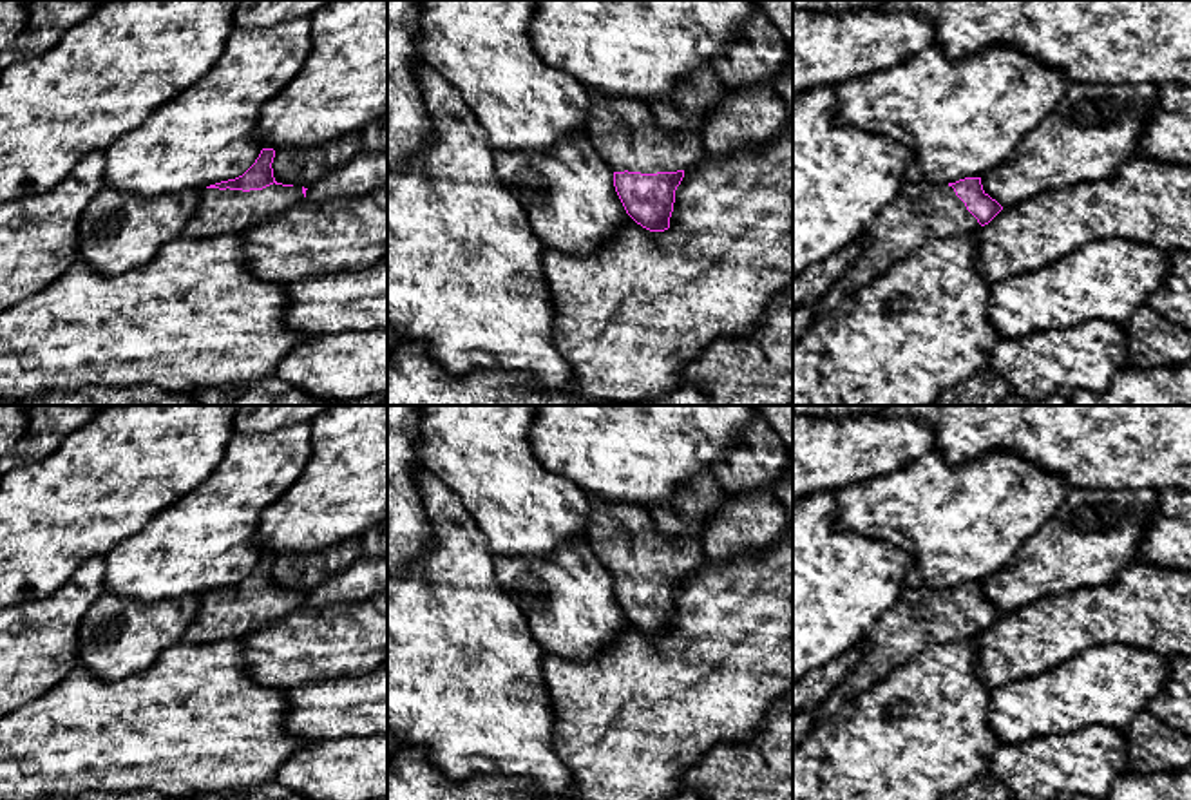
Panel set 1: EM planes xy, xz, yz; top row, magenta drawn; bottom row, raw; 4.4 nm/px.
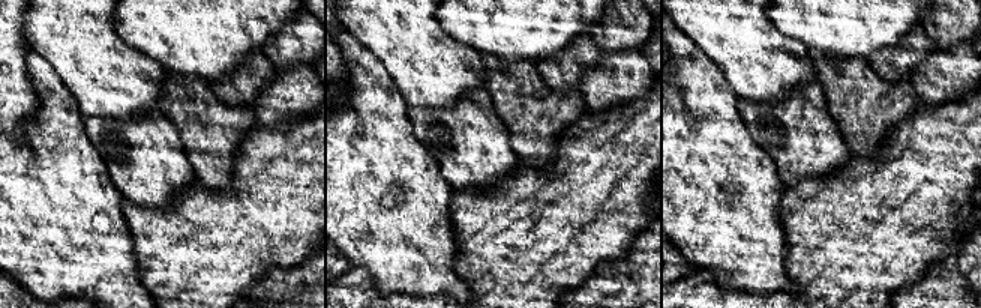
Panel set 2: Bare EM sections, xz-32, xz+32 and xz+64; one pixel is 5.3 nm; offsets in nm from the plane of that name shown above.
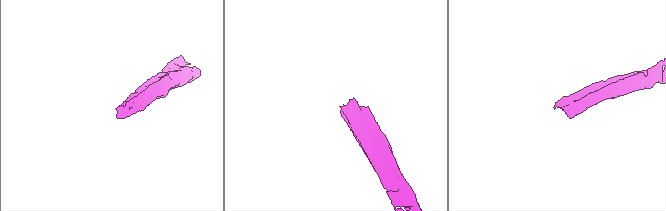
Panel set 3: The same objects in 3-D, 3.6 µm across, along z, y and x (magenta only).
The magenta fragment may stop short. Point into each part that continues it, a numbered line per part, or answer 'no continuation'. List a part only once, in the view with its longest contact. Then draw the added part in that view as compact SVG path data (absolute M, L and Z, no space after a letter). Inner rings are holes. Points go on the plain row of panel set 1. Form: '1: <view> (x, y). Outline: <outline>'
1: xy (219, 618). Outline: M270 590L262 595L203 594L201 605L181 641L219 643L241 641L304 605L302 592Z

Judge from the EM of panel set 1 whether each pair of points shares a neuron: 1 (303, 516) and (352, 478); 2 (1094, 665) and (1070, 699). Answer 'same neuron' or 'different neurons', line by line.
1: same neuron
2: same neuron

